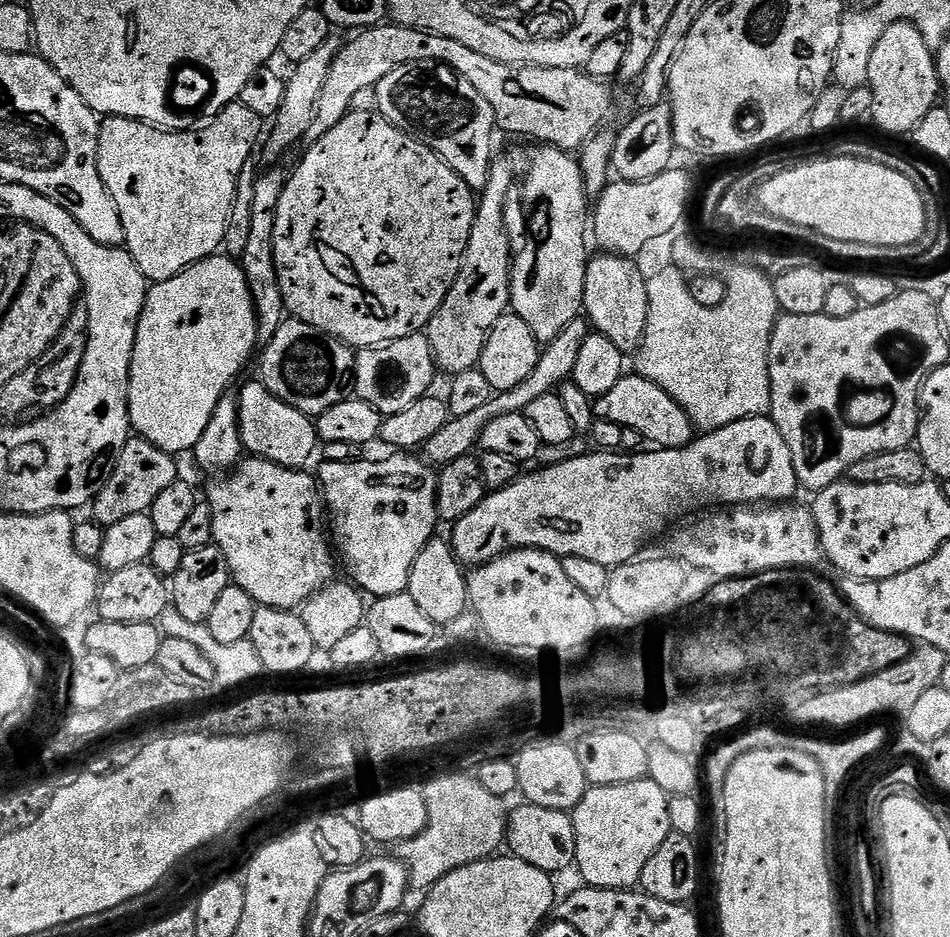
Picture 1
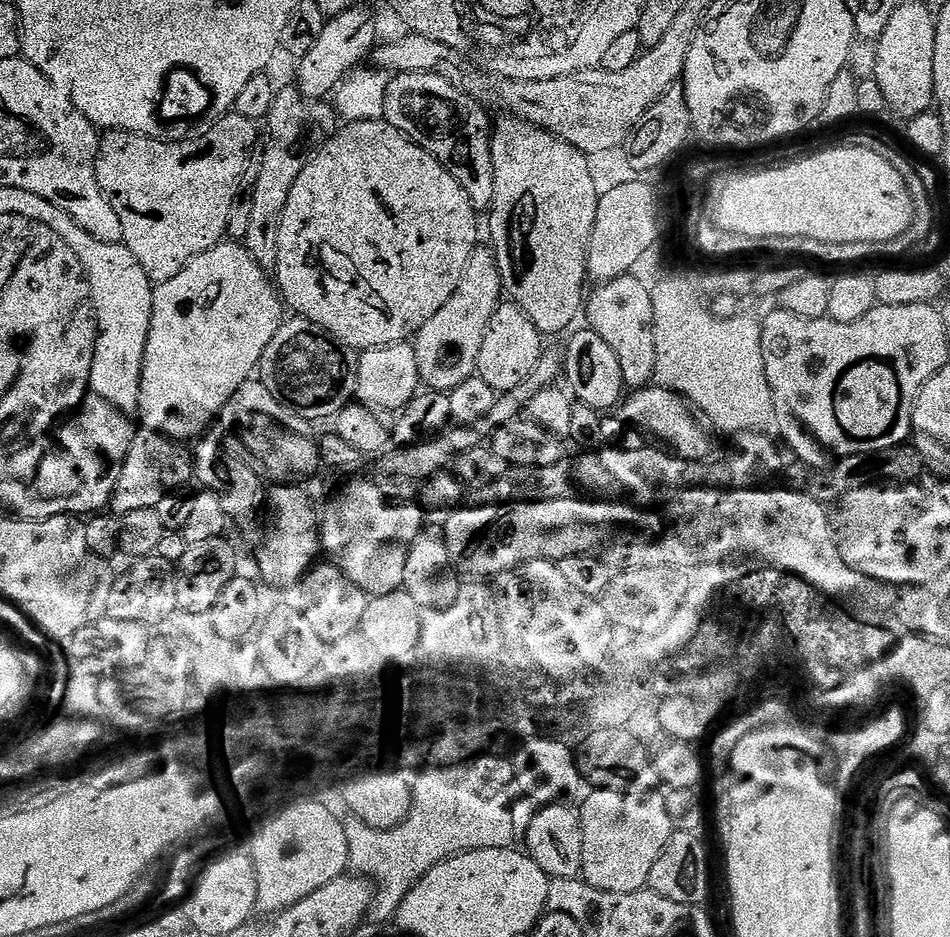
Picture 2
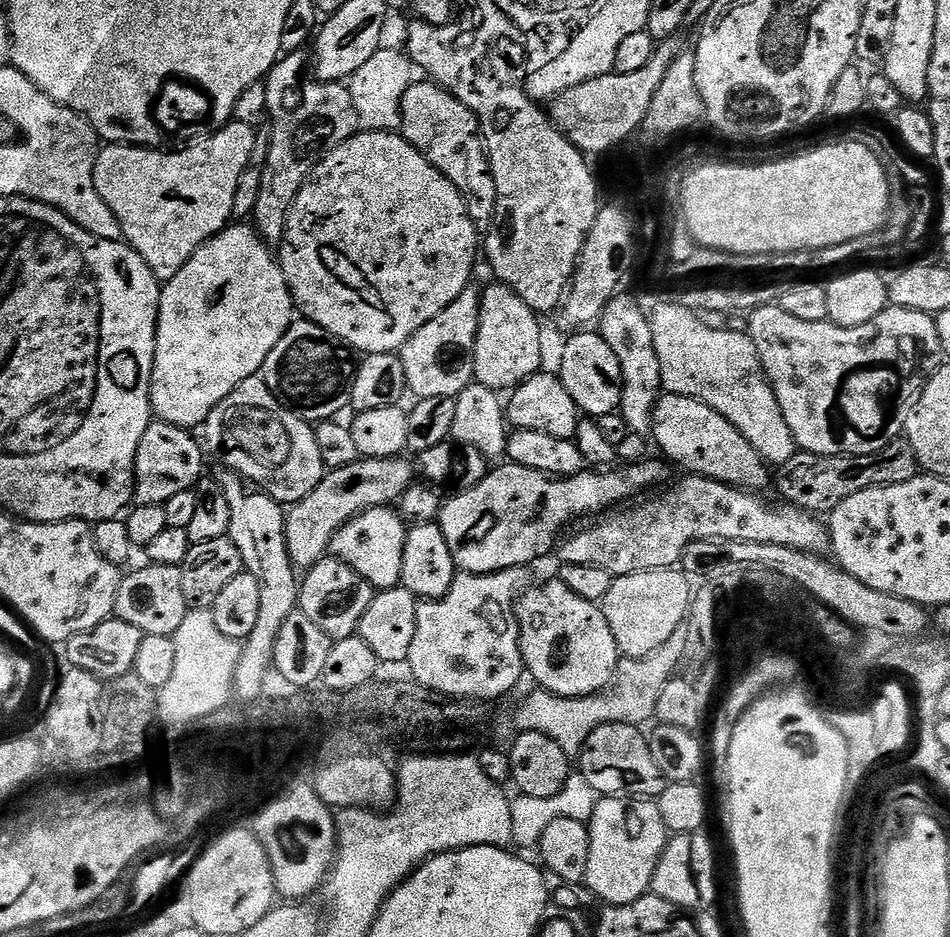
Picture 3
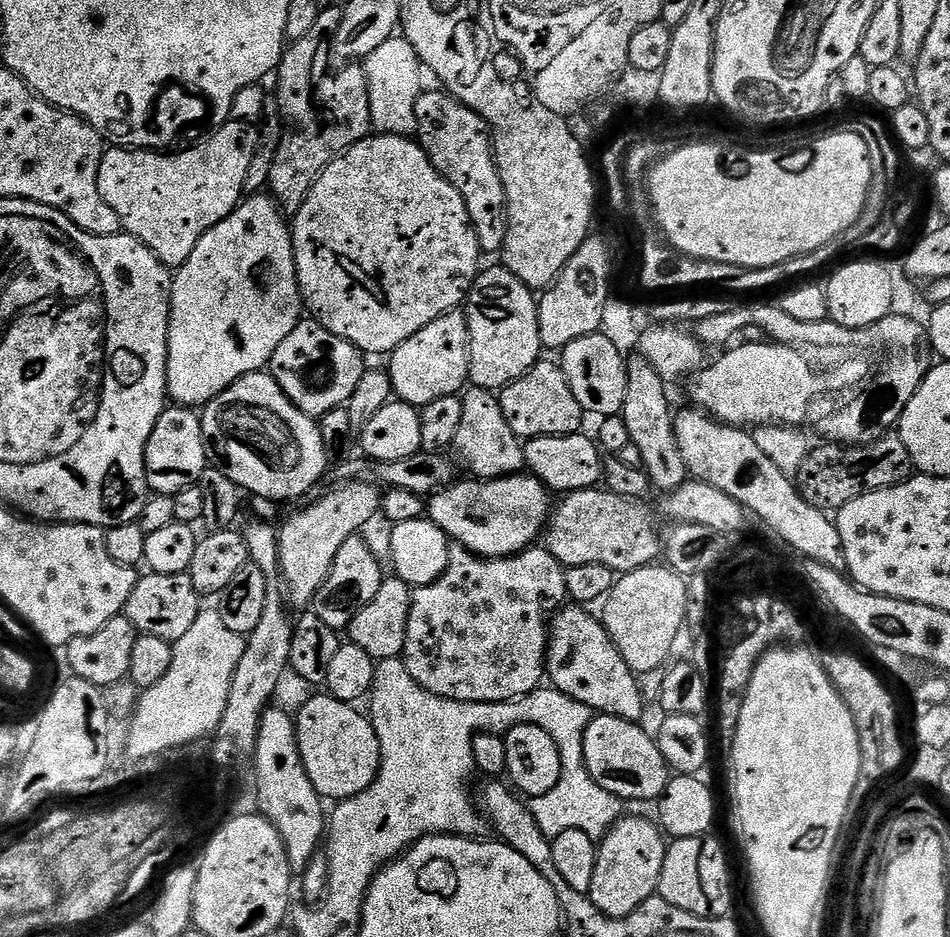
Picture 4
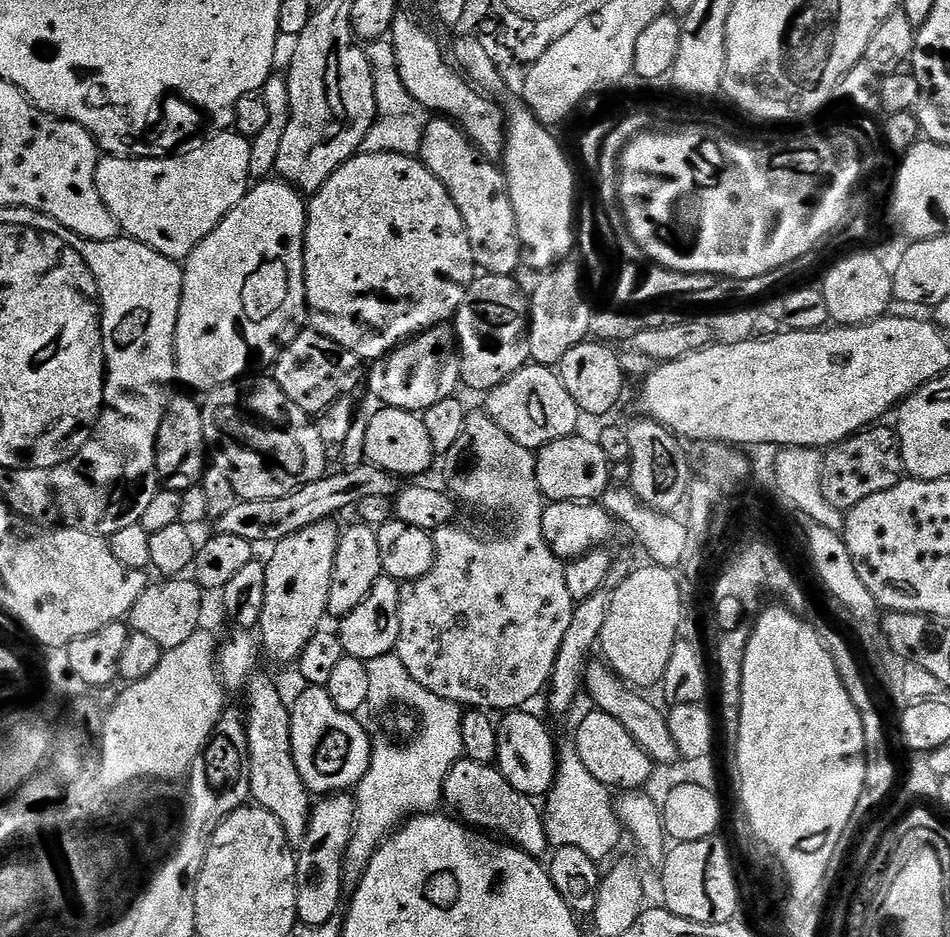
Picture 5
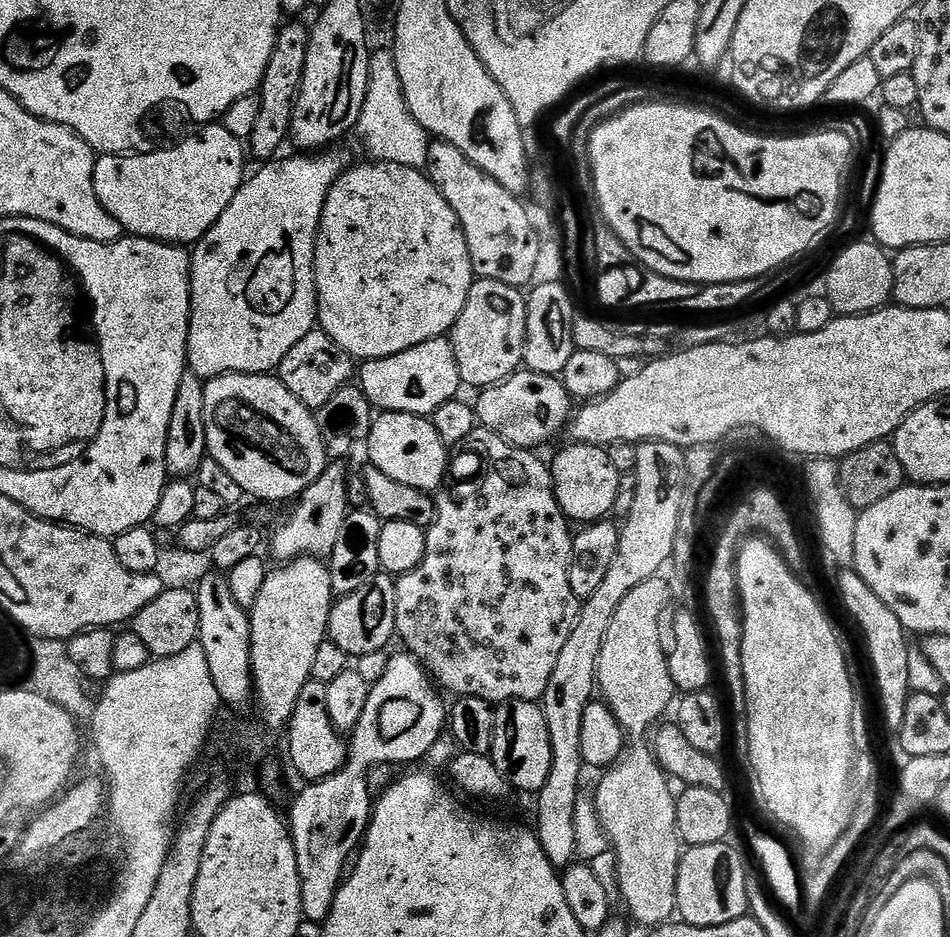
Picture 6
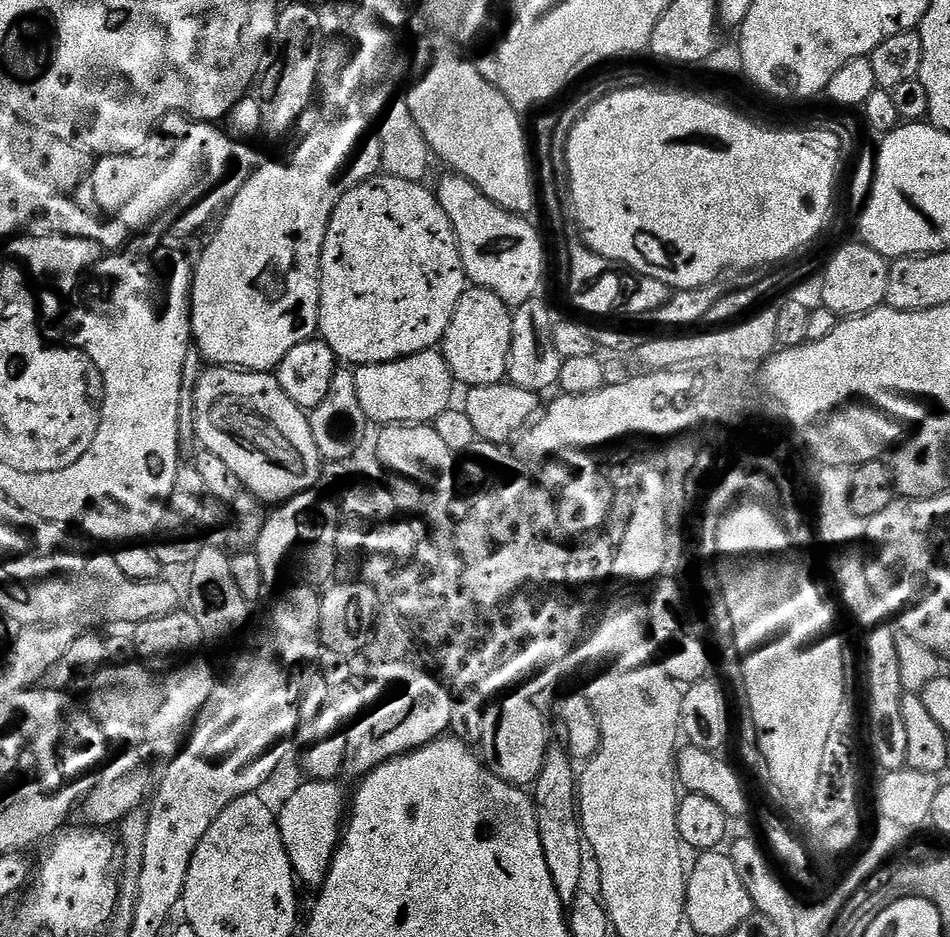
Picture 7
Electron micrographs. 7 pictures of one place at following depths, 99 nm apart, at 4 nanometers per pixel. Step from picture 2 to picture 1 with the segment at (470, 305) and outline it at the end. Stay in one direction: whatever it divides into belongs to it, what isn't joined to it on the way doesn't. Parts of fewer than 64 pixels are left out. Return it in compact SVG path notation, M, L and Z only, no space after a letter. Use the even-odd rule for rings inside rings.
M493 159L484 191L478 196L474 226L470 230L470 242L460 263L458 278L454 286L450 286L450 294L446 294L442 306L432 313L432 321L426 329L432 357L441 373L455 374L477 367L494 322L509 311L514 248L508 245L508 232L504 229L504 207L511 192L511 162Z

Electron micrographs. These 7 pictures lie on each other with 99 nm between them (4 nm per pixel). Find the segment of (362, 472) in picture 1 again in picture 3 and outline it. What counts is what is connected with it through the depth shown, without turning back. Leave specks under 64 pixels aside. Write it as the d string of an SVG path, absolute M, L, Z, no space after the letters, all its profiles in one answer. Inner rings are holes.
M395 507L371 508L343 524L338 534L334 534L330 552L346 562L350 570L362 574L362 578L366 578L366 582L370 582L373 589L394 588L400 584L402 550L407 537L406 521Z

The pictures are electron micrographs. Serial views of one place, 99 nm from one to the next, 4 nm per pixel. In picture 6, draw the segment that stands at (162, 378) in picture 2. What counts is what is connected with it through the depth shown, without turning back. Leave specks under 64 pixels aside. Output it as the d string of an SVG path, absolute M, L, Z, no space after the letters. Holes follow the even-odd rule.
M328 150L323 154L296 154L289 160L273 159L271 162L260 166L256 173L249 175L240 185L238 194L226 206L222 218L210 229L202 239L196 241L191 249L192 258L192 313L190 314L190 326L188 327L188 368L191 375L201 378L225 376L228 372L259 372L272 374L279 369L282 358L306 338L317 327L318 313L316 311L316 235L320 229L320 219L328 192L334 186L334 182L345 171L346 163L338 153Z

